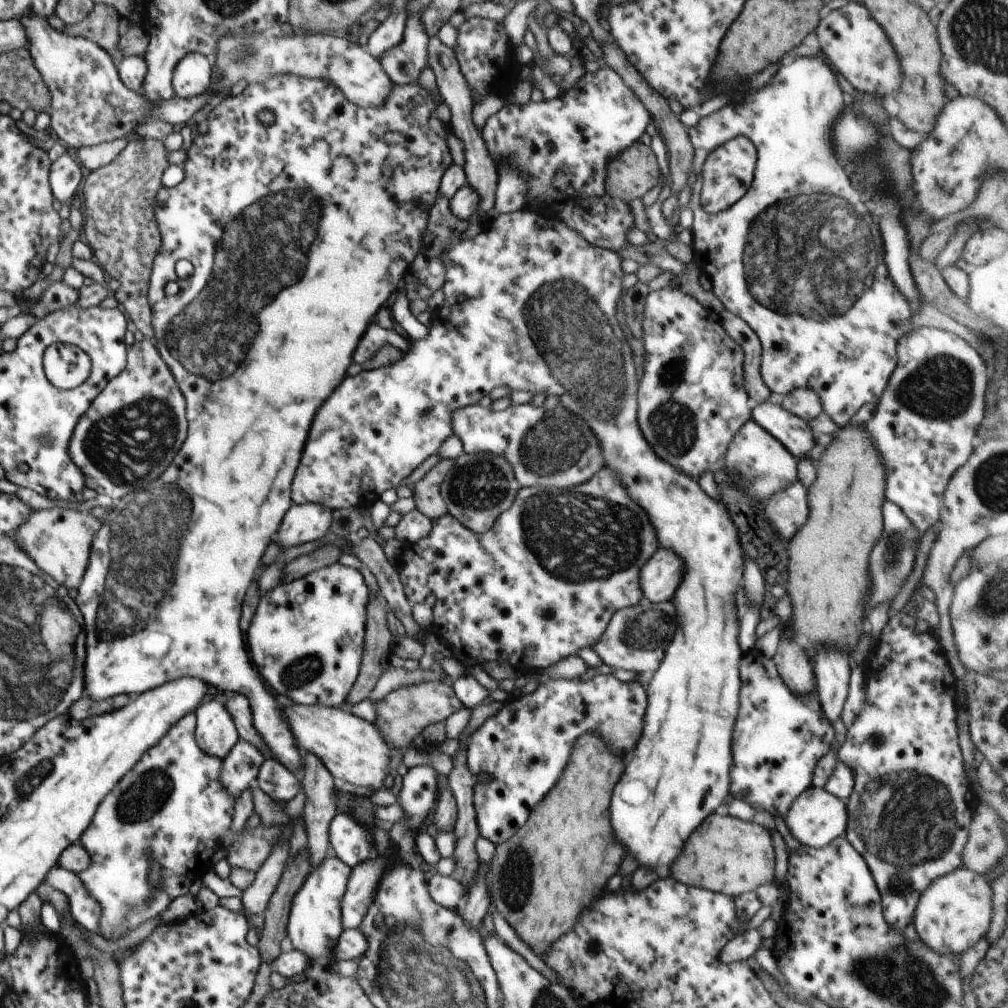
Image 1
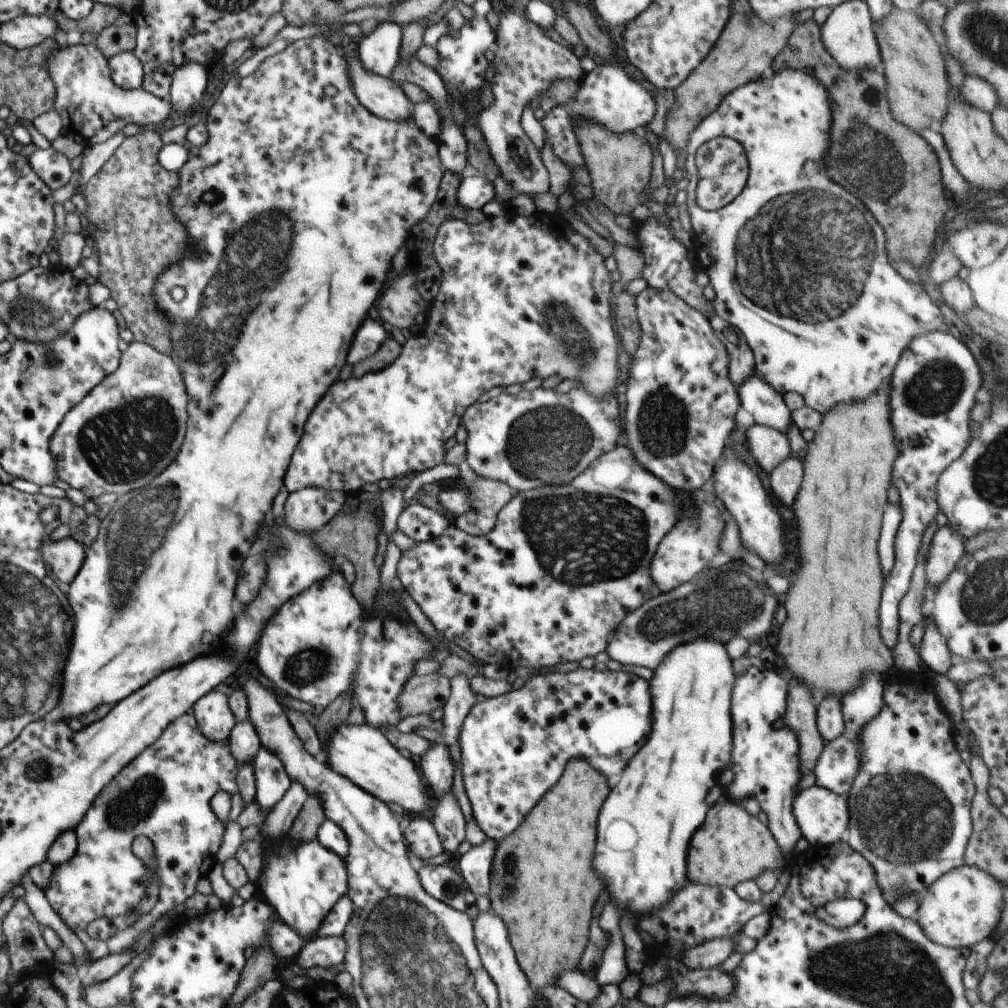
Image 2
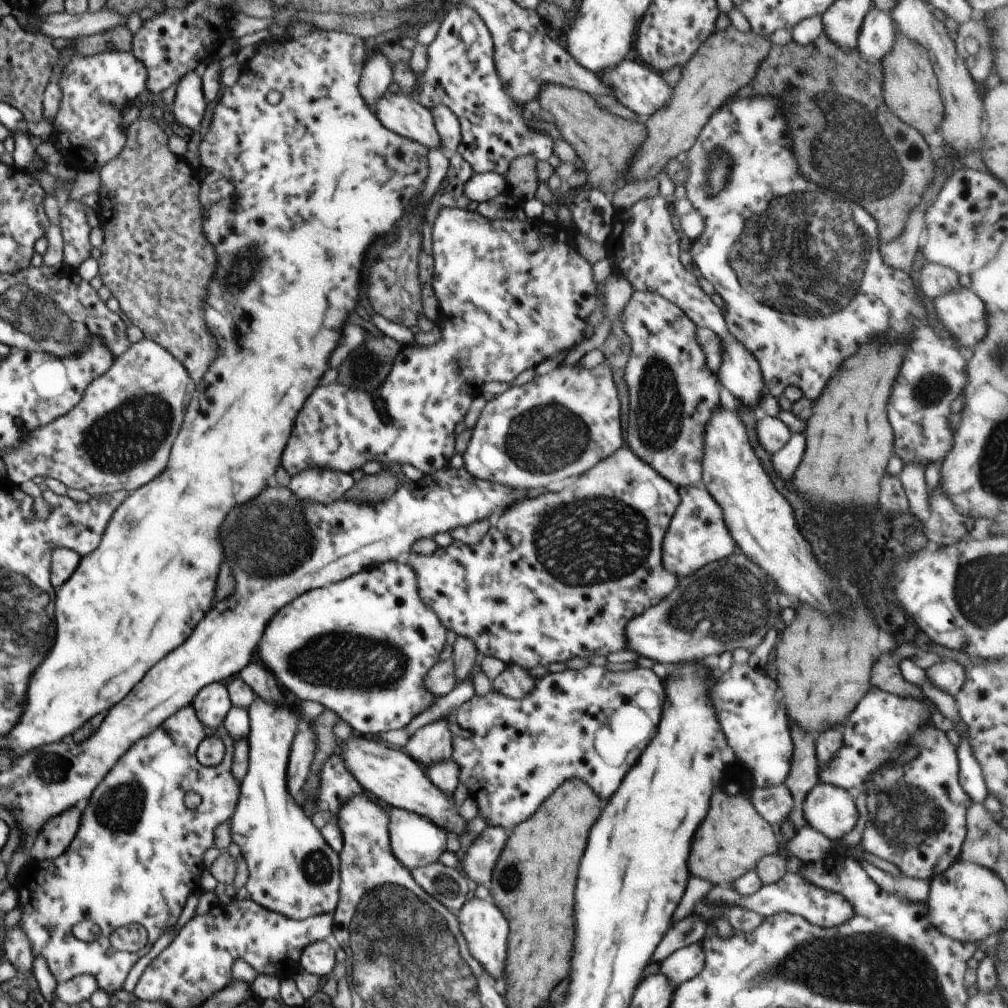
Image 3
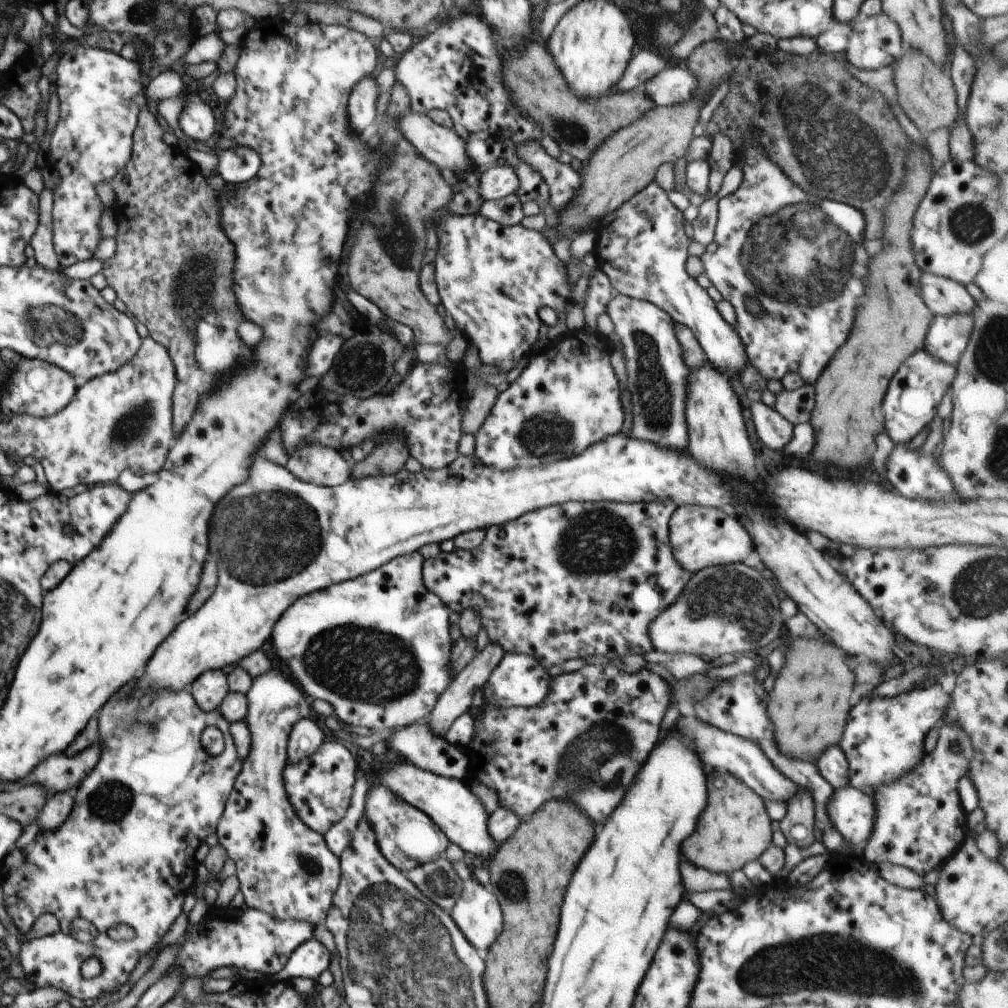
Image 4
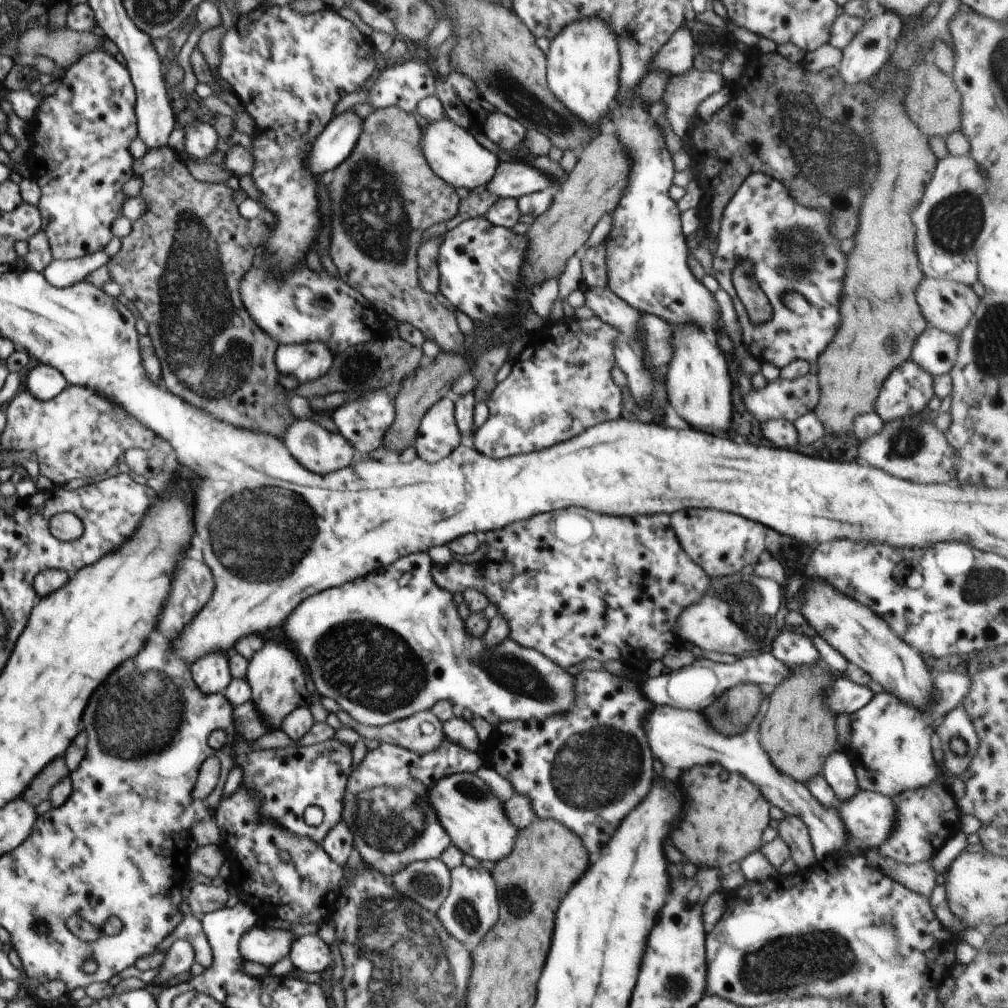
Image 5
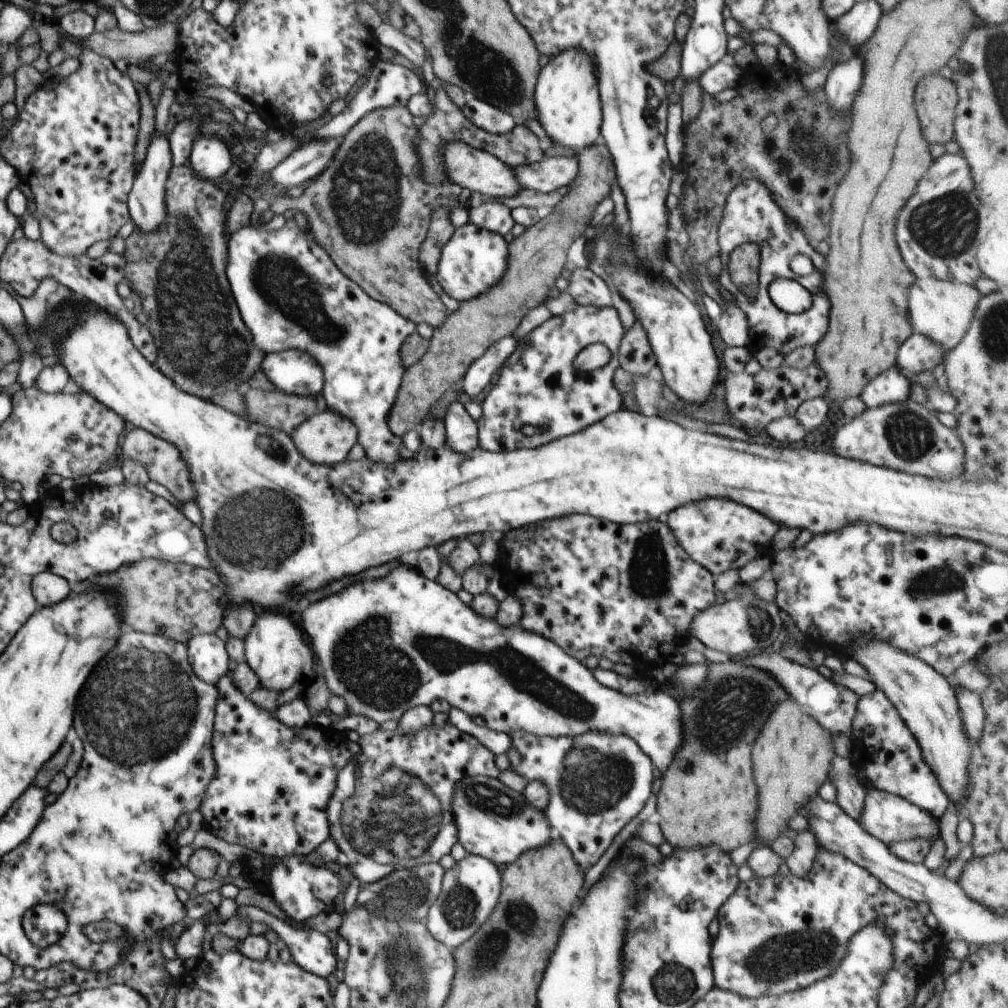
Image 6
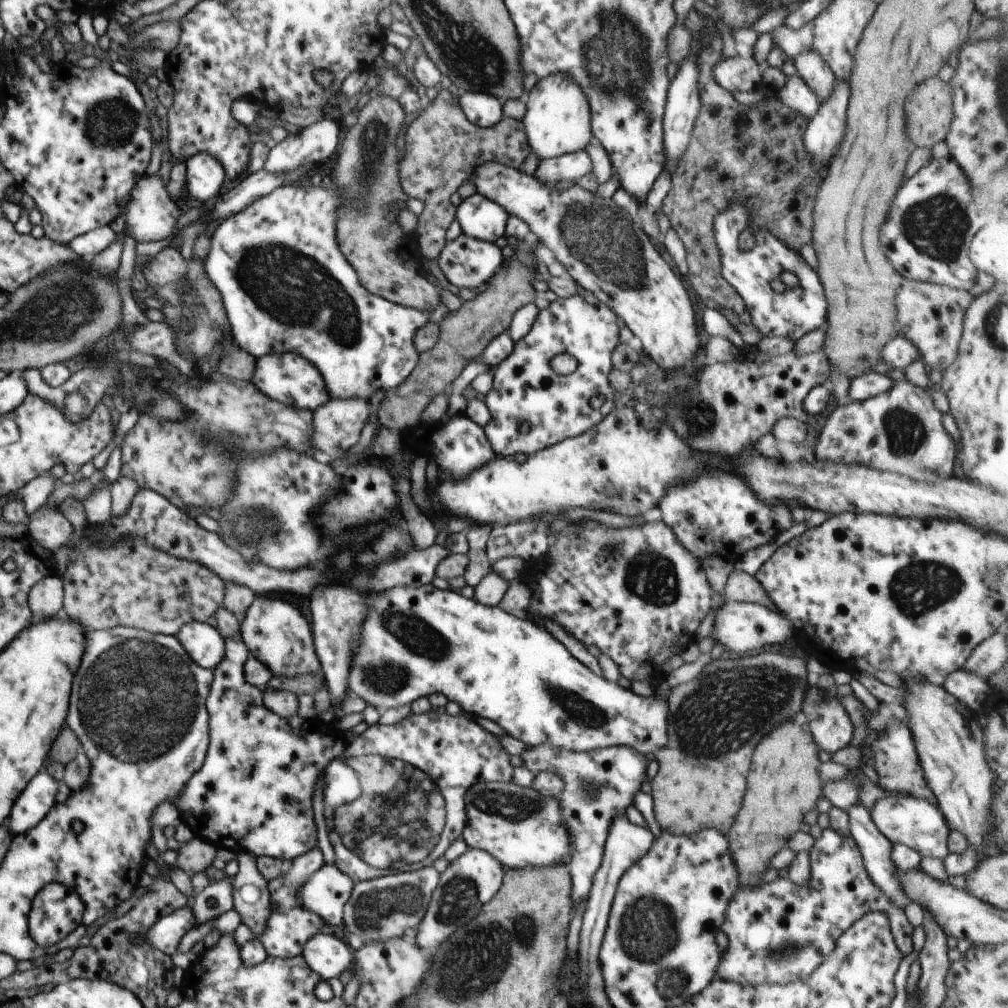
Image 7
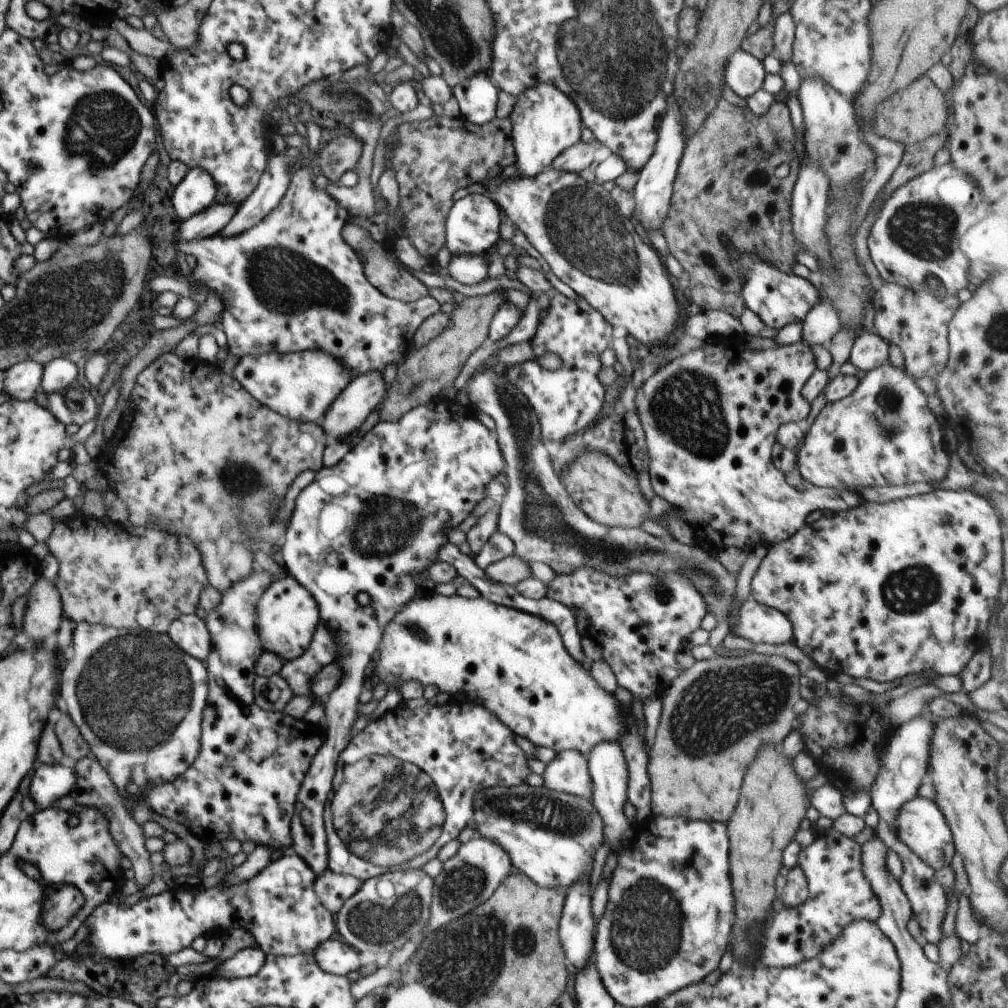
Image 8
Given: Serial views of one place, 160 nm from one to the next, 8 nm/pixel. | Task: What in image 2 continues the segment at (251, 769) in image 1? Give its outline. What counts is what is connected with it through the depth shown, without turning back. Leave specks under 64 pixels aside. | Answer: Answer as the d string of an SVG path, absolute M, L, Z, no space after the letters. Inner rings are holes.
M248 721L237 722L229 736L229 747L235 761L240 765L253 764L253 760L261 748L261 740L252 723Z

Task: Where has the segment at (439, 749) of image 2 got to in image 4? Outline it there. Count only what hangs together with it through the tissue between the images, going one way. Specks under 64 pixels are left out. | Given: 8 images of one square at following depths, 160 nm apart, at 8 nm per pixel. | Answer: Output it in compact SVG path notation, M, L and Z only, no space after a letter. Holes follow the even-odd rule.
M489 641L486 648L480 653L475 654L475 657L470 661L470 664L449 682L448 688L440 695L434 710L432 710L425 720L426 724L432 729L432 732L435 735L444 737L452 726L452 723L462 713L469 712L470 708L472 708L471 704L474 694L476 694L478 690L481 690L486 682L488 682L492 671L496 668L505 653L505 650L500 645Z

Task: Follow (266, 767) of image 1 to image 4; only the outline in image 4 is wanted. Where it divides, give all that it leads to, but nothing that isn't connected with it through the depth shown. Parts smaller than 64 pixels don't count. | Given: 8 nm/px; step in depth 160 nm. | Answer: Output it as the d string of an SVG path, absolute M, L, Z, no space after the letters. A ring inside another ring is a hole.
M270 670L253 680L247 694L245 716L245 723L251 734L251 749L243 760L240 774L226 801L216 834L219 844L226 849L227 856L236 864L239 890L243 892L248 907L268 913L274 918L302 919L316 925L324 923L332 906L333 896L341 879L341 864L339 857L328 848L324 835L306 826L295 813L283 781L283 772L288 762L287 742L294 723L308 719L311 714L312 707L304 696L300 686L283 676L280 671Z

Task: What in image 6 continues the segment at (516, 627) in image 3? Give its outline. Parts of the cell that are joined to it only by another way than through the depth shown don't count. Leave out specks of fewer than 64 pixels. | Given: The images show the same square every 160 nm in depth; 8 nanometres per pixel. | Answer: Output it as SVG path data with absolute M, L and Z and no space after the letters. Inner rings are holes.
M574 513L568 517L553 518L518 530L508 531L499 537L498 543L500 546L504 546L504 550L506 550L507 560L504 569L507 573L516 570L514 564L524 564L524 562L526 564L534 564L538 568L534 572L530 570L530 574L516 584L515 591L509 592L510 595L515 596L520 601L522 607L519 626L525 631L542 635L581 663L588 656L596 656L598 659L608 658L614 663L624 662L626 664L626 658L632 658L632 662L638 662L638 660L646 660L648 658L644 654L644 650L652 650L650 654L656 652L656 665L666 665L671 656L678 652L678 648L683 645L684 640L688 637L689 626L694 616L700 613L701 610L708 609L709 606L716 602L716 590L714 588L716 578L707 568L690 558L690 555L679 545L674 533L664 519L650 519L649 521L636 524L616 524L589 514Z

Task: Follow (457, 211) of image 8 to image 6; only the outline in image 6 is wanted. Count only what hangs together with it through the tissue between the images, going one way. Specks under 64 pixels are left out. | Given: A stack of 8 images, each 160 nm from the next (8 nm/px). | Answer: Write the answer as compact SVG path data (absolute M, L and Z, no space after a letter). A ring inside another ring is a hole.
M496 200L471 208L468 212L469 222L502 236L510 232L516 223L512 218L511 208Z

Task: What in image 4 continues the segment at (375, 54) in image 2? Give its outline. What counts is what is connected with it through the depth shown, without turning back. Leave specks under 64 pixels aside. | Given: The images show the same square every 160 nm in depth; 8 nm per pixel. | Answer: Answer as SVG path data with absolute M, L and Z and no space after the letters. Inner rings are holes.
M371 75L361 78L354 85L347 104L348 120L353 133L361 132L376 118L376 101L379 88L376 78Z

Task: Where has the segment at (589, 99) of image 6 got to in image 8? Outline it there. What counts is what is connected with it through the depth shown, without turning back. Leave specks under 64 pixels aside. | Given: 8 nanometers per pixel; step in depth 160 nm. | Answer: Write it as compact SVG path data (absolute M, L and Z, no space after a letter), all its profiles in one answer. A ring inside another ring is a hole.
M538 84L518 96L509 116L514 165L521 178L532 178L552 167L552 162L566 148L581 142L582 120L576 104L550 84Z

